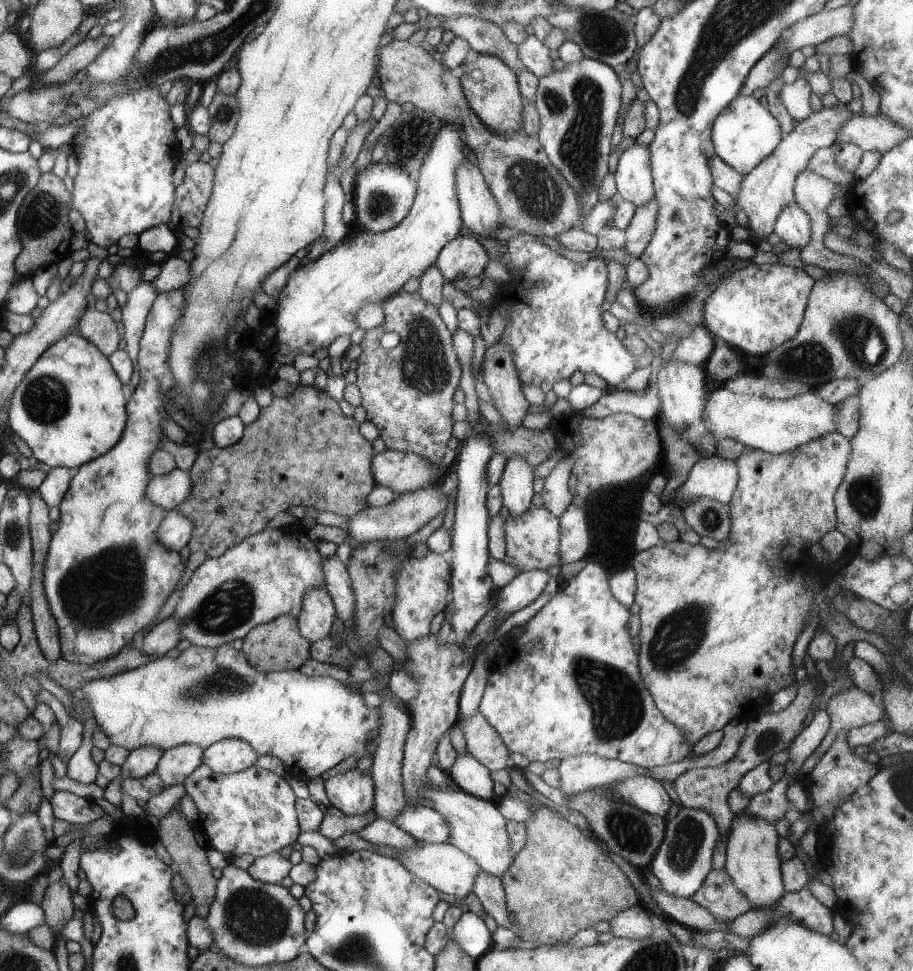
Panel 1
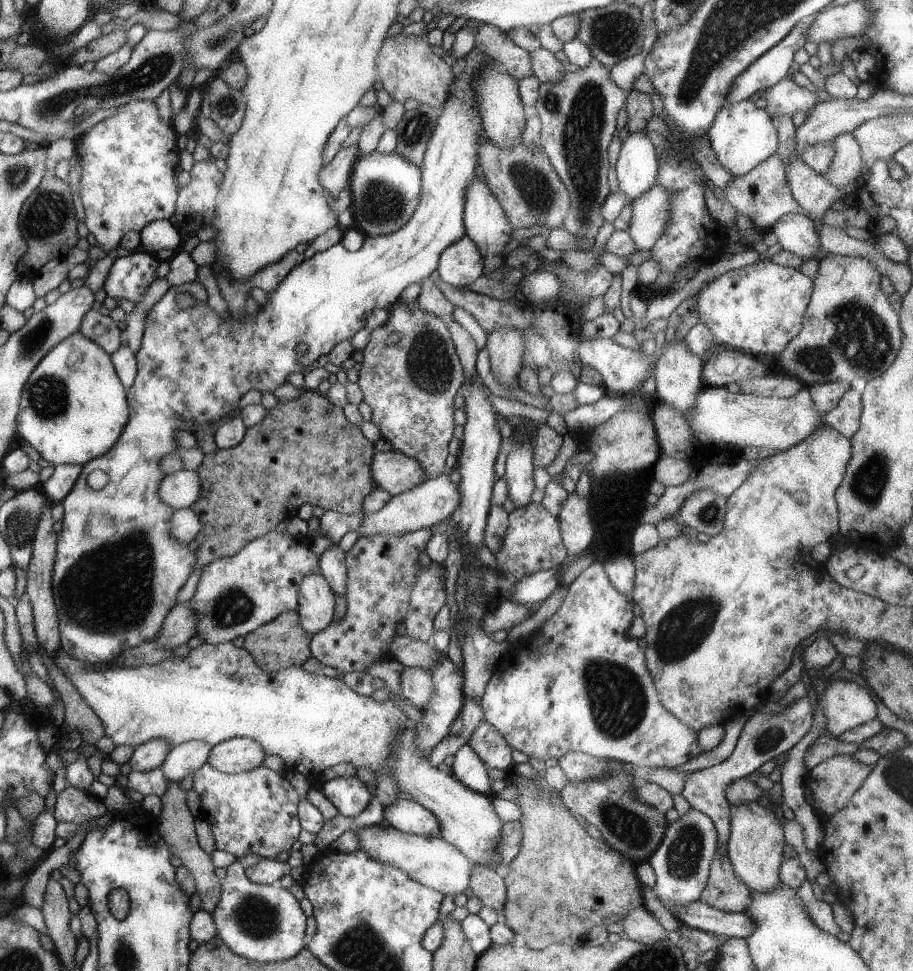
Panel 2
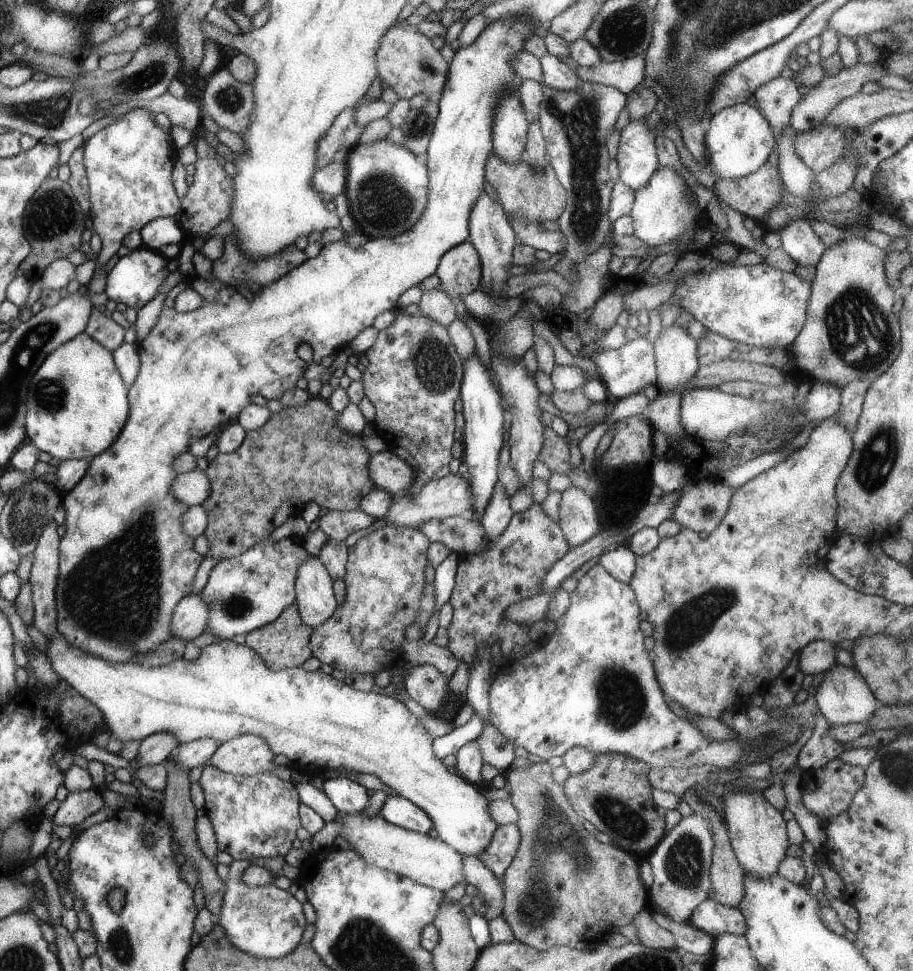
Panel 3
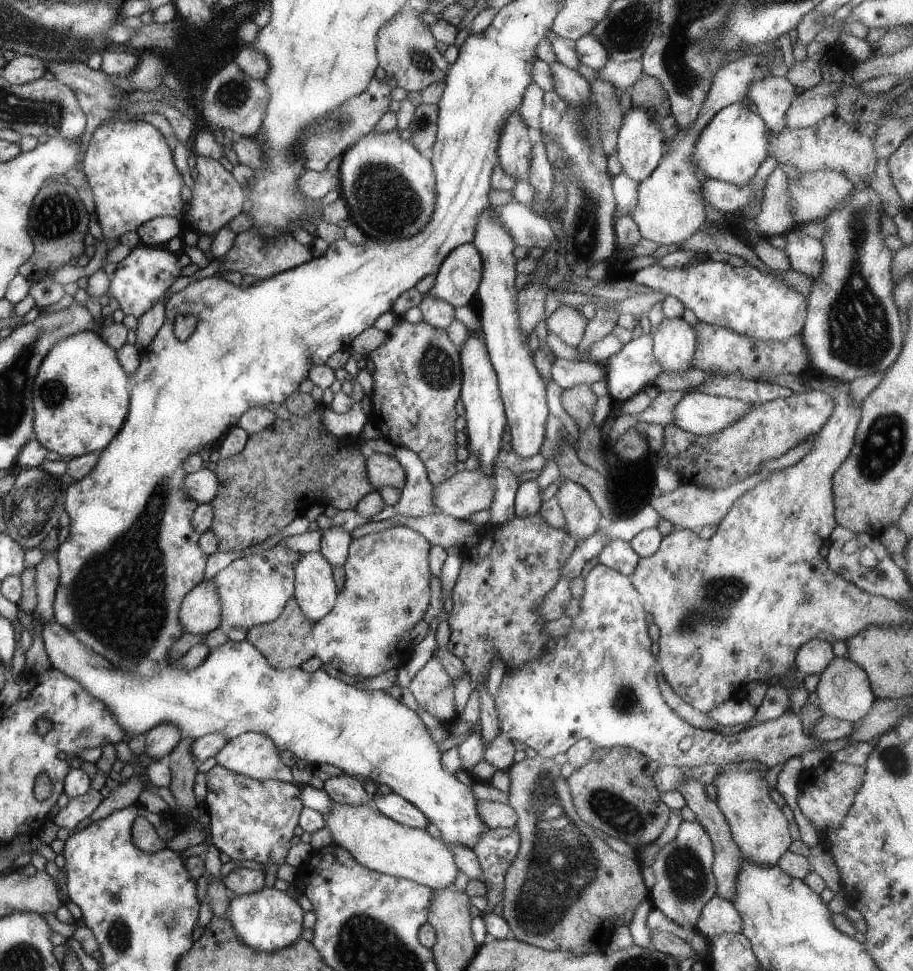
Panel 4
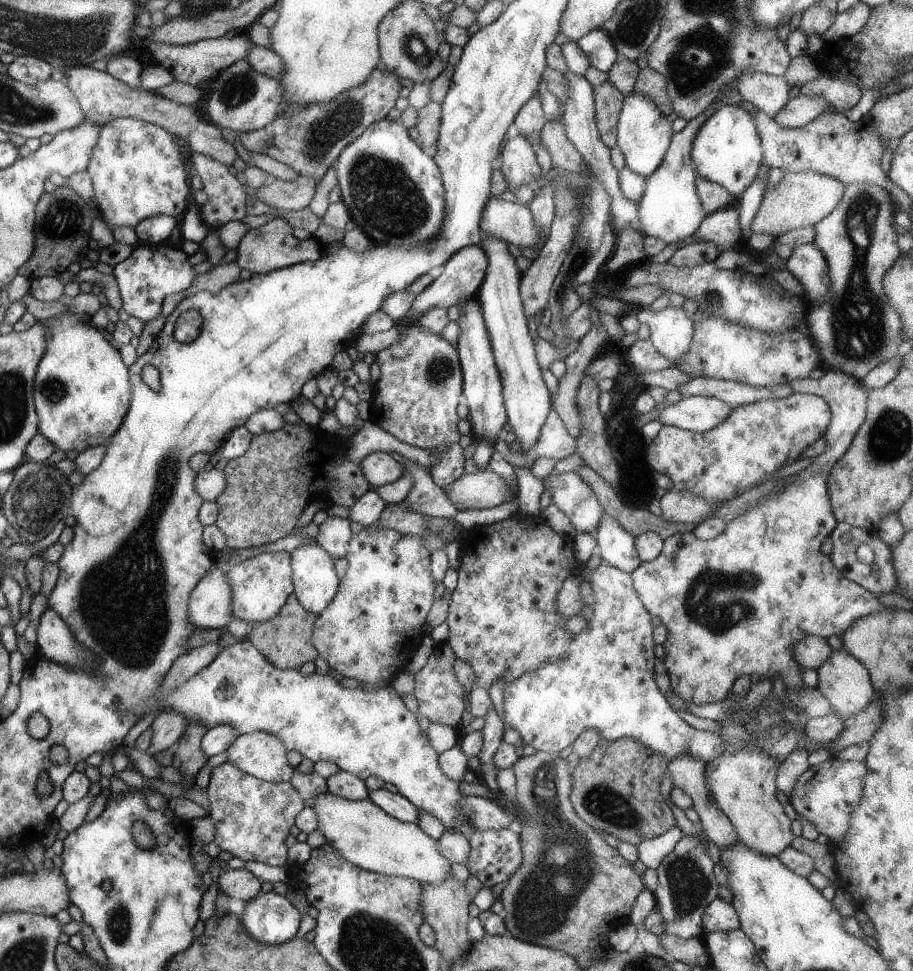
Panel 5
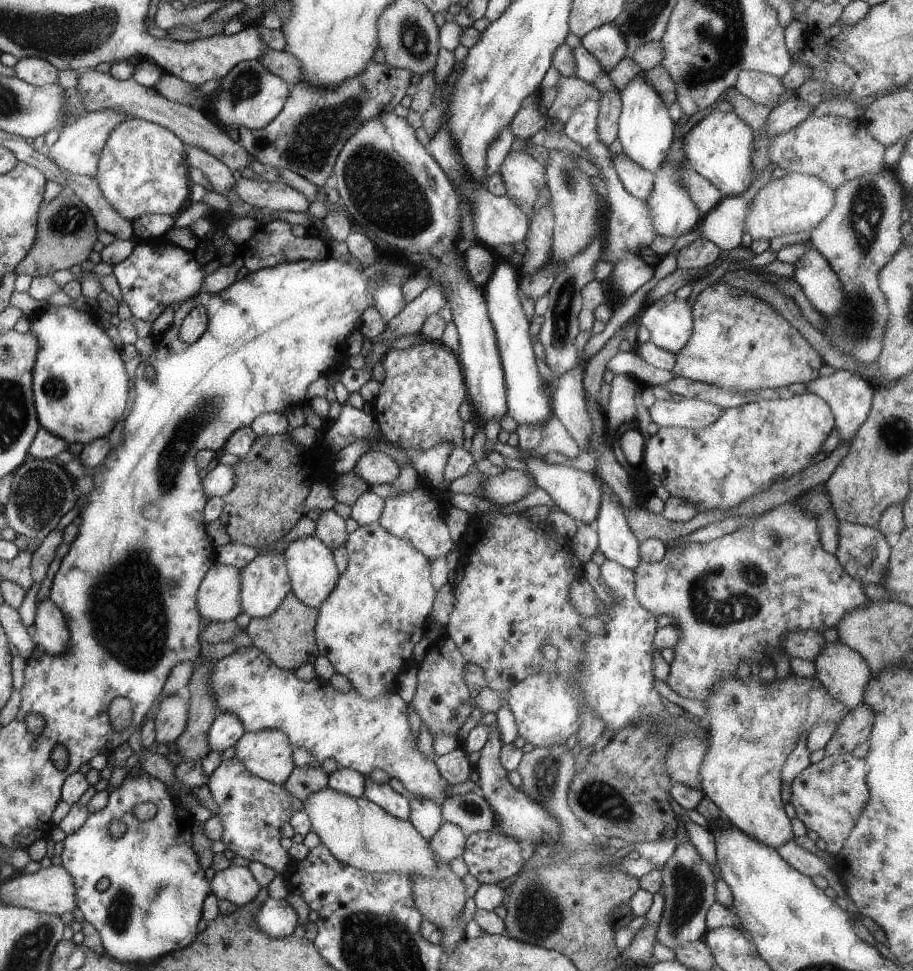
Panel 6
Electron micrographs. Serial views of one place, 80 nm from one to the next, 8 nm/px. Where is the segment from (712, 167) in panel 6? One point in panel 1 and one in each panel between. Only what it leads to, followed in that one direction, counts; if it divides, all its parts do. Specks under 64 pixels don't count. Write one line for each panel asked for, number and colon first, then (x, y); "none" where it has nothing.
1: (744, 133)
2: (742, 136)
3: (739, 140)
4: (731, 147)
5: (727, 149)

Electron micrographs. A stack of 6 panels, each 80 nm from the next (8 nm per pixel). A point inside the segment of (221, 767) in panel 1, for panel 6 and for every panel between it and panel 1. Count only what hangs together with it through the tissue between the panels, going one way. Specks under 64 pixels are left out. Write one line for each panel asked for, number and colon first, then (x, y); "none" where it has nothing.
2: (241, 754)
3: (248, 755)
4: (255, 755)
5: (263, 755)
6: (267, 753)

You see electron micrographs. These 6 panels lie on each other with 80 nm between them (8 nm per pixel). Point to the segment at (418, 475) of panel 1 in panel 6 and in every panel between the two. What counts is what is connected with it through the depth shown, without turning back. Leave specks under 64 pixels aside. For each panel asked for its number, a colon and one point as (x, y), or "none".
2: (392, 471)
3: (387, 472)
4: (382, 470)
5: (379, 468)
6: (375, 467)

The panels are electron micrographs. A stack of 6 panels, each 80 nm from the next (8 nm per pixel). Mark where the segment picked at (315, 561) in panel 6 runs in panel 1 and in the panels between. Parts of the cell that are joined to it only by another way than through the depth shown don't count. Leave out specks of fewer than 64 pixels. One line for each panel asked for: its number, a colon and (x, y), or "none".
1: (318, 612)
2: (316, 601)
3: (315, 600)
4: (316, 591)
5: (315, 580)

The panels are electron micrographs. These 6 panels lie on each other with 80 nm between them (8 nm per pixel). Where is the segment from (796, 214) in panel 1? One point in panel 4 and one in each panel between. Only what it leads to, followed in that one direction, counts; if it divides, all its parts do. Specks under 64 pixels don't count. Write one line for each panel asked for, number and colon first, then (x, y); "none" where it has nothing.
2: (797, 234)
3: (801, 243)
4: (805, 254)

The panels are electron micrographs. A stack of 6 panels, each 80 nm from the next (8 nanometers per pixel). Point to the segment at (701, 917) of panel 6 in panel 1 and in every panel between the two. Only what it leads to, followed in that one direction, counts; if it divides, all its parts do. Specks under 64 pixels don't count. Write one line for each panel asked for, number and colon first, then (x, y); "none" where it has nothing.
1: (684, 858)
2: (681, 861)
3: (681, 861)
4: (685, 882)
5: (687, 884)

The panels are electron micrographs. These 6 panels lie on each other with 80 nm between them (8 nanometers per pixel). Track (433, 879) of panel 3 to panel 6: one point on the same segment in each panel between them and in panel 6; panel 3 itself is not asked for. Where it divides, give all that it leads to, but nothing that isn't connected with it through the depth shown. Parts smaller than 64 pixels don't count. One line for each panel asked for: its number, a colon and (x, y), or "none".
4: (377, 842)
5: (367, 837)
6: (357, 832)

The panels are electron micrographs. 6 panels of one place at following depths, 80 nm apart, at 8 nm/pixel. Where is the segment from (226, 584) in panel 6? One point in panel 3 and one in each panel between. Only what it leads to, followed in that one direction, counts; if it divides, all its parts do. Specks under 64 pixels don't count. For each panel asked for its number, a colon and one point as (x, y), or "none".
3: (191, 617)
4: (201, 612)
5: (210, 605)

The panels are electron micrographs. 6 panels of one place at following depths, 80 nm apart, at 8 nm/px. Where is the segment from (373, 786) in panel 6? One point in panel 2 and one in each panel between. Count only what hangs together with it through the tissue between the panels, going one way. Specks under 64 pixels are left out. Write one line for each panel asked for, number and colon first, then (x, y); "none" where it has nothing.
2: (406, 815)
3: (397, 810)
4: (392, 805)
5: (397, 806)

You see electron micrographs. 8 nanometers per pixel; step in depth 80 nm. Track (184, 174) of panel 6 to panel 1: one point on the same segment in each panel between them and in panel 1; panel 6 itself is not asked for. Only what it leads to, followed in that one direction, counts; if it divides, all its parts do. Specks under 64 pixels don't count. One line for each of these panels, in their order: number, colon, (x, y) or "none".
1: (124, 186)
2: (128, 160)
3: (129, 163)
4: (128, 165)
5: (137, 171)

